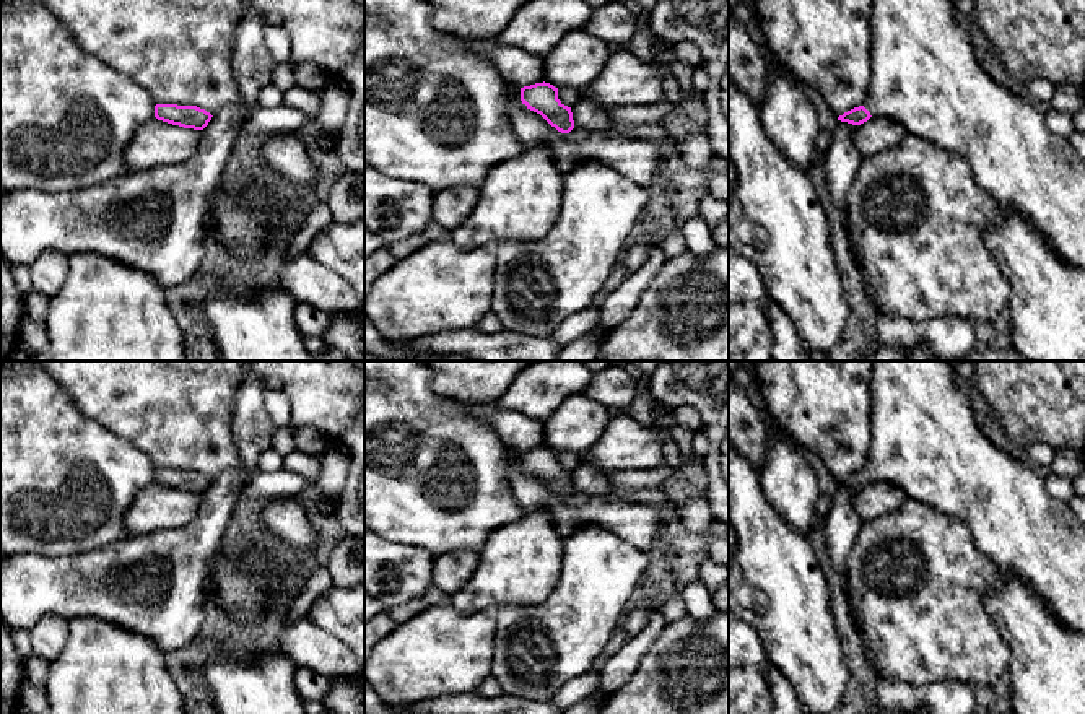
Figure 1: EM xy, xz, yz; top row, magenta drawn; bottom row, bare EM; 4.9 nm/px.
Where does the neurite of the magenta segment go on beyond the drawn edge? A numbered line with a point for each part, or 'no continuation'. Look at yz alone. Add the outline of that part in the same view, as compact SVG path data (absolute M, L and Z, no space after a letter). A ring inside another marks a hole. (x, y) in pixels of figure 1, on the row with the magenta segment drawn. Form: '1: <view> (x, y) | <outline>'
1: yz (924, 74) | M874 0L870 36L870 80L864 102L870 115L900 122L906 133L965 156L986 194L1022 215L1057 259L1085 270L1085 161L1069 138L1048 130L1046 107L999 86L979 65L970 33L956 20L955 0Z

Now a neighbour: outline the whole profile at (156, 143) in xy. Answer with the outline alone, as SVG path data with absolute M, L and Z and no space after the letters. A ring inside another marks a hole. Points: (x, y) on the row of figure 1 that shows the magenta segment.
M156 117L145 122L125 146L129 172L179 164L192 158L202 132L172 125Z

